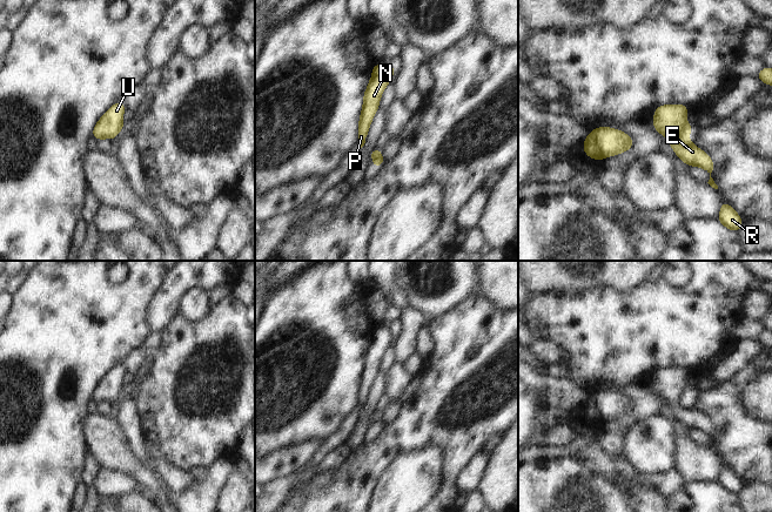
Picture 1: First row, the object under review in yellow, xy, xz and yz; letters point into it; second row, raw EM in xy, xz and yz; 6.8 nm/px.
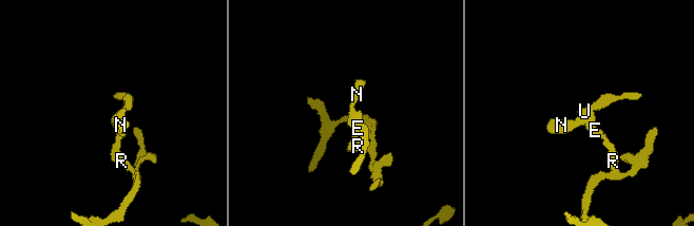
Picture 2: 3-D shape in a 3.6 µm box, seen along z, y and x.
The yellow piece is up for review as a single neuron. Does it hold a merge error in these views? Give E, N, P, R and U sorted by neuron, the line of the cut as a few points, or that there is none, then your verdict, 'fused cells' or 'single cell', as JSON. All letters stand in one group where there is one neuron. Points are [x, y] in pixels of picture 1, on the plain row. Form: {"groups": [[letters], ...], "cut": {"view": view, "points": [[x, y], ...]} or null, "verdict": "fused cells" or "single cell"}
{"groups": [["E", "N", "P", "R", "U"]], "cut": null, "verdict": "single cell"}

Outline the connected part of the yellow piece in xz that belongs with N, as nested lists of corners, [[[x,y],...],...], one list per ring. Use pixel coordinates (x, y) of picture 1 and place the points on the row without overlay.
[[[381,325],[372,329],[372,338],[363,358],[363,370],[361,372],[361,380],[358,383],[357,403],[361,411],[365,406],[365,402],[369,395],[369,390],[372,385],[372,380],[380,371],[380,362],[387,348],[391,345],[395,332],[395,328],[388,329],[382,328]]]

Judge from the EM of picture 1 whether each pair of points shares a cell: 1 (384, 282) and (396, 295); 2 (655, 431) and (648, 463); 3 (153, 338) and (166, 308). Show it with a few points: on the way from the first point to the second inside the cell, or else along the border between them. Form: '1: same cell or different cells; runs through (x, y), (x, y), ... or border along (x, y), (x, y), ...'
1: same cell; runs through (388, 285), (394, 291)
2: same cell; runs through (653, 439), (650, 443), (648, 455)
3: different cells; border along (159, 331), (149, 334)

